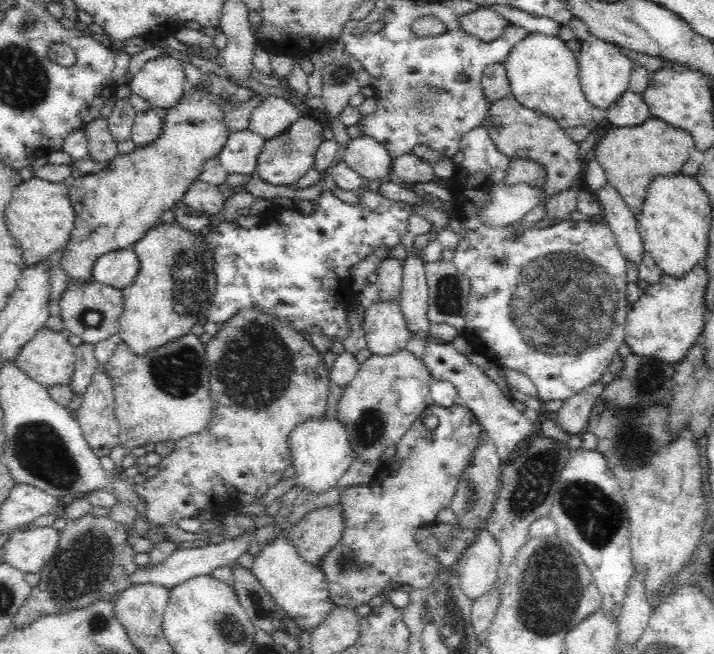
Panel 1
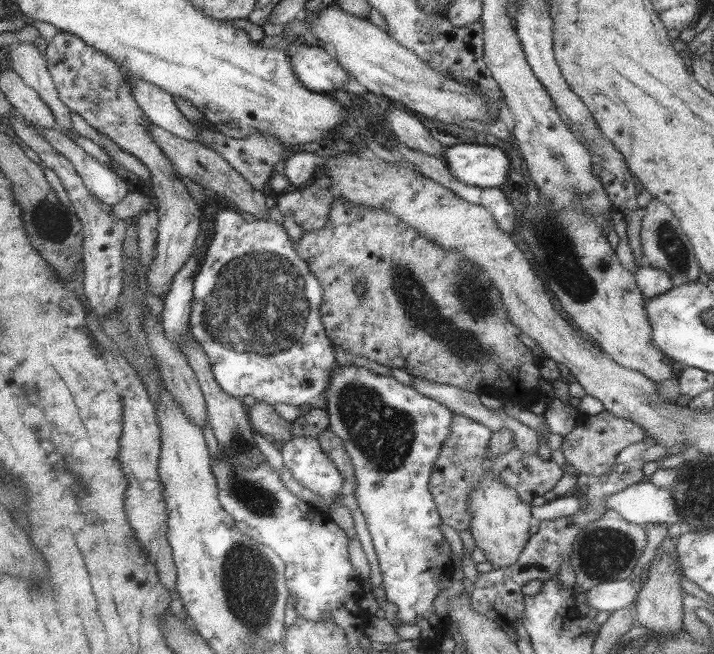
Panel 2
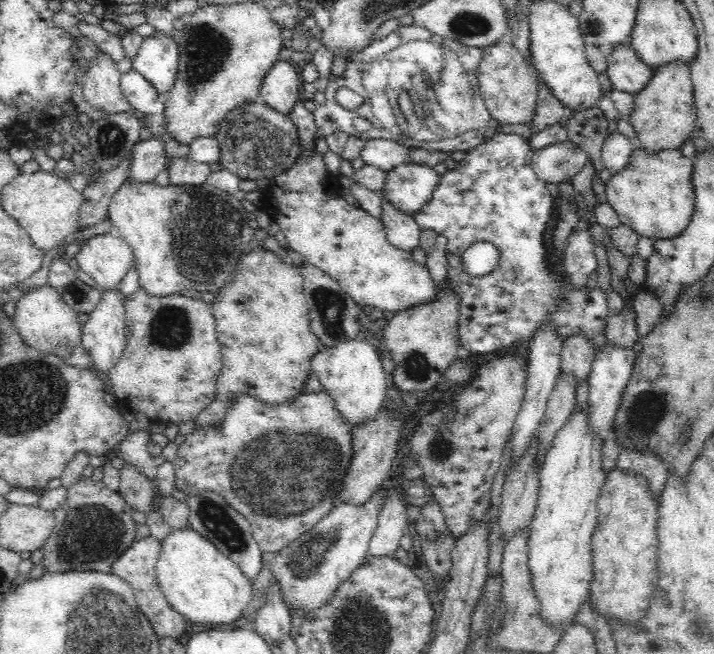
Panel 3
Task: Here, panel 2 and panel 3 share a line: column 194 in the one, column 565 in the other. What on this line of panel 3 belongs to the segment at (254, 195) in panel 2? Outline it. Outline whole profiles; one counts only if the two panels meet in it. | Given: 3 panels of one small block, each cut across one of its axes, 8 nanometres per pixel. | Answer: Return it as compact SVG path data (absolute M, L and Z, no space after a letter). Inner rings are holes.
M568 140L546 149L533 151L534 173L544 183L571 183L587 164L587 154Z

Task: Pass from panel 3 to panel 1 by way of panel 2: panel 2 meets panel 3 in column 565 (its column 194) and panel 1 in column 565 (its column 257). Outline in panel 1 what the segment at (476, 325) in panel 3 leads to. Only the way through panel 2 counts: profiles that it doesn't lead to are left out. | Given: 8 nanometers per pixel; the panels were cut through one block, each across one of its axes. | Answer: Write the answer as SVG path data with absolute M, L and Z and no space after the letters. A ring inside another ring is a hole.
M468 218L468 232L466 238L460 240L460 248L453 257L453 263L458 267L458 271L470 279L470 298L468 298L468 314L464 316L464 326L462 336L467 340L475 353L480 353L490 361L493 361L499 367L508 370L516 370L526 374L530 381L535 385L539 392L539 400L568 400L576 396L578 392L586 390L600 382L604 373L607 372L608 364L616 356L616 349L623 343L625 337L626 315L628 312L629 302L626 296L627 278L626 262L623 254L618 249L615 242L614 234L609 225L602 219L591 221L566 219L560 223L535 230L530 227L524 232L524 235L512 240L514 230L512 227L491 228L478 223L476 218Z

